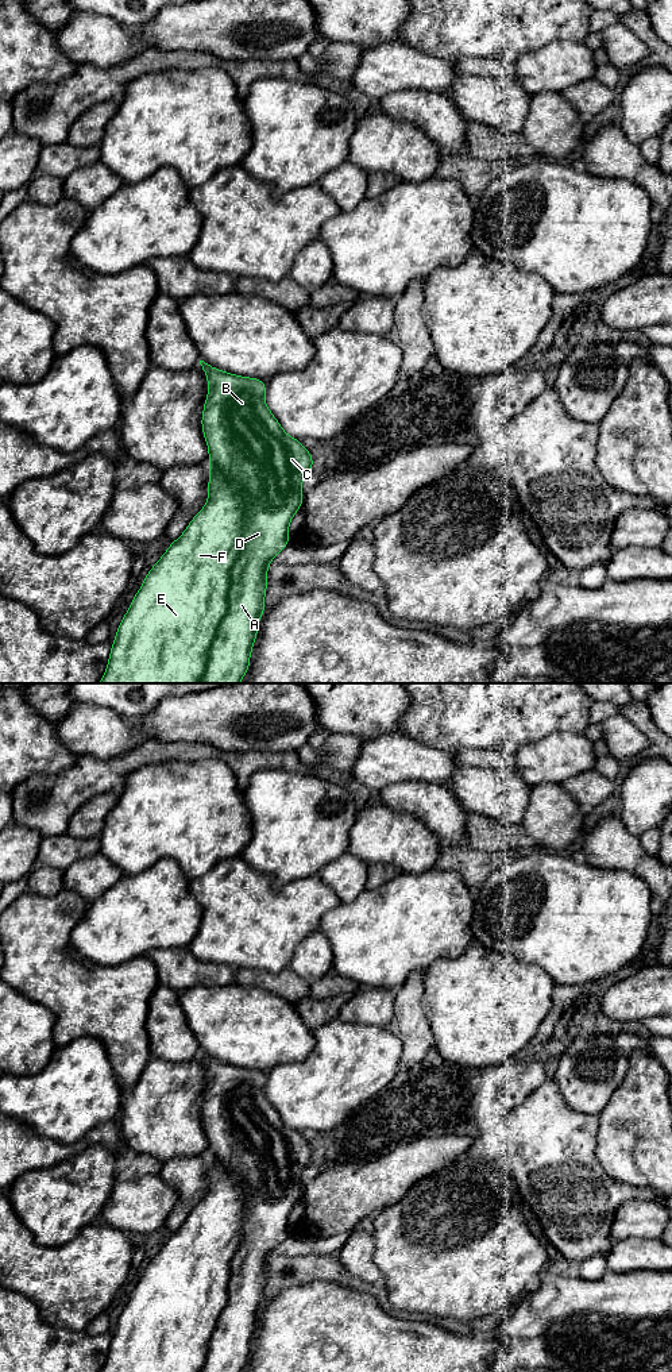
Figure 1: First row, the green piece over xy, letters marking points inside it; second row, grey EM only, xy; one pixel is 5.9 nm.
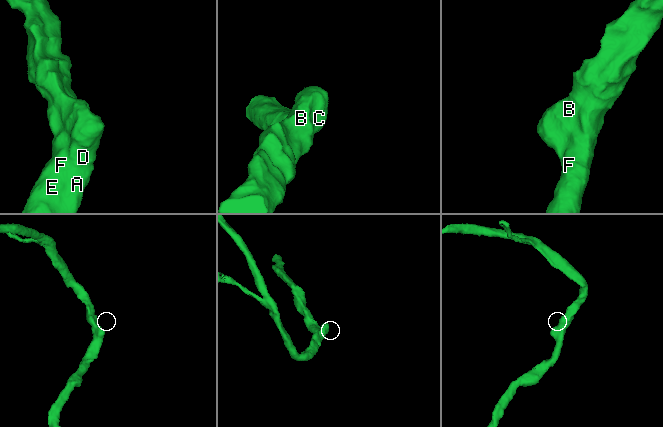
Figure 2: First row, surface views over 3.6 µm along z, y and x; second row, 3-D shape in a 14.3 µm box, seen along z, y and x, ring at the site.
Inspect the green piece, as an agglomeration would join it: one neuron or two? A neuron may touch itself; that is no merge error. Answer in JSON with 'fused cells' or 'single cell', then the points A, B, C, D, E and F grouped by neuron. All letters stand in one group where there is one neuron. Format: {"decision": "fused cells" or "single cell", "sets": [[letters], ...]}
{"decision": "single cell", "sets": [["A", "B", "C", "D", "E", "F"]]}

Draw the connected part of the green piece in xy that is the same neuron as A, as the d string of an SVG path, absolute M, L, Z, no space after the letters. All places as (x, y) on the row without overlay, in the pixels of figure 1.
M200 1052L204 1065L208 1070L208 1087L204 1094L201 1109L202 1126L206 1132L209 1151L208 1192L204 1199L192 1210L184 1225L161 1248L147 1264L140 1280L131 1292L124 1306L112 1340L108 1357L100 1372L242 1372L250 1358L251 1342L258 1326L259 1311L263 1306L264 1286L267 1283L267 1261L270 1253L290 1234L289 1215L304 1194L301 1176L304 1169L313 1161L313 1149L302 1134L289 1128L266 1097L266 1074L258 1070L240 1068L221 1063Z

